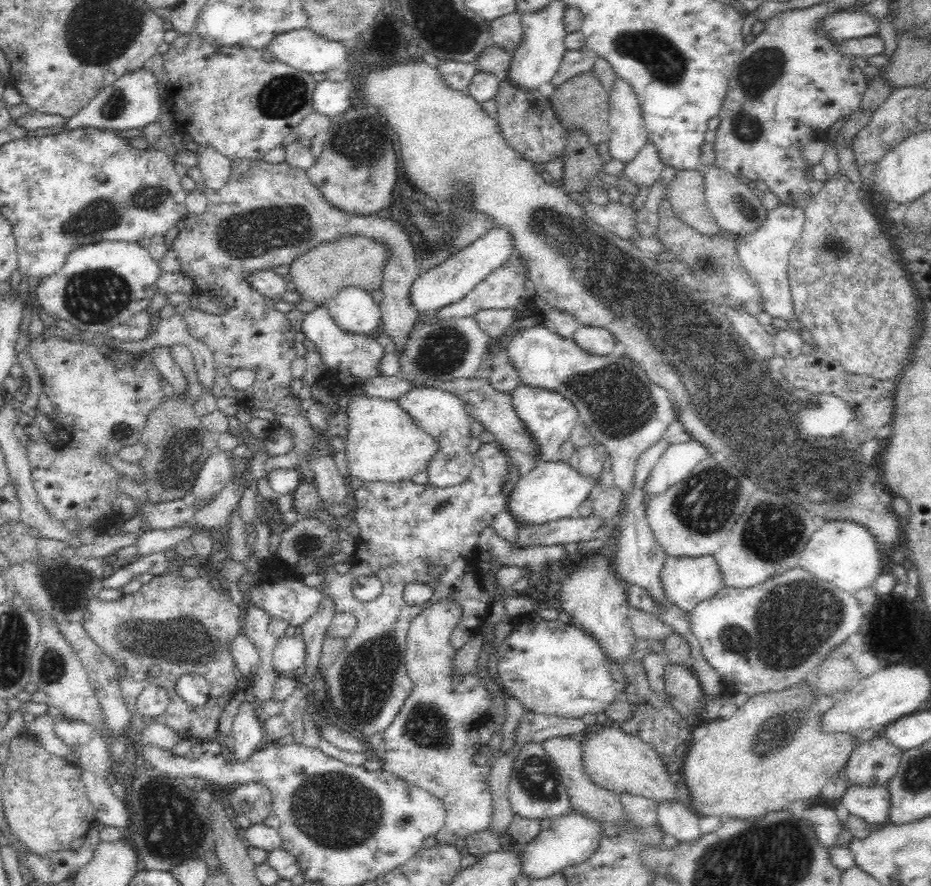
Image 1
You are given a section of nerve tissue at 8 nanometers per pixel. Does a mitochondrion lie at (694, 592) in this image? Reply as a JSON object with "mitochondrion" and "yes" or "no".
{"mitochondrion":"no"}

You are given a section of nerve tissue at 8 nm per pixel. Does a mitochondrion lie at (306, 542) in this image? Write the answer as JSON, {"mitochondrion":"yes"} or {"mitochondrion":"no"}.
{"mitochondrion":"yes"}

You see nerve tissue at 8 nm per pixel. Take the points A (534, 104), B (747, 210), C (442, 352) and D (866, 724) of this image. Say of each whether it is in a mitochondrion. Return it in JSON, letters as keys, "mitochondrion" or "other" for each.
{"A":"other","B":"mitochondrion","C":"mitochondrion","D":"other"}

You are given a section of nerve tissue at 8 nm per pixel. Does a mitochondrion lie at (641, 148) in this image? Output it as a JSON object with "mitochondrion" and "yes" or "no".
{"mitochondrion":"no"}

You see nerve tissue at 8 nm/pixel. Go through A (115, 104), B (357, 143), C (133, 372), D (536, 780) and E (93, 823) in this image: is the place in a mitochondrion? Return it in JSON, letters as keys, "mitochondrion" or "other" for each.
{"A":"mitochondrion","B":"mitochondrion","C":"other","D":"mitochondrion","E":"other"}

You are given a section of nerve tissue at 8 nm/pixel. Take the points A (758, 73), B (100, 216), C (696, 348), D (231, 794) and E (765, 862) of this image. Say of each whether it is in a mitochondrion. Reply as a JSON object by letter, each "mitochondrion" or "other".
{"A":"mitochondrion","B":"mitochondrion","C":"mitochondrion","D":"other","E":"mitochondrion"}

